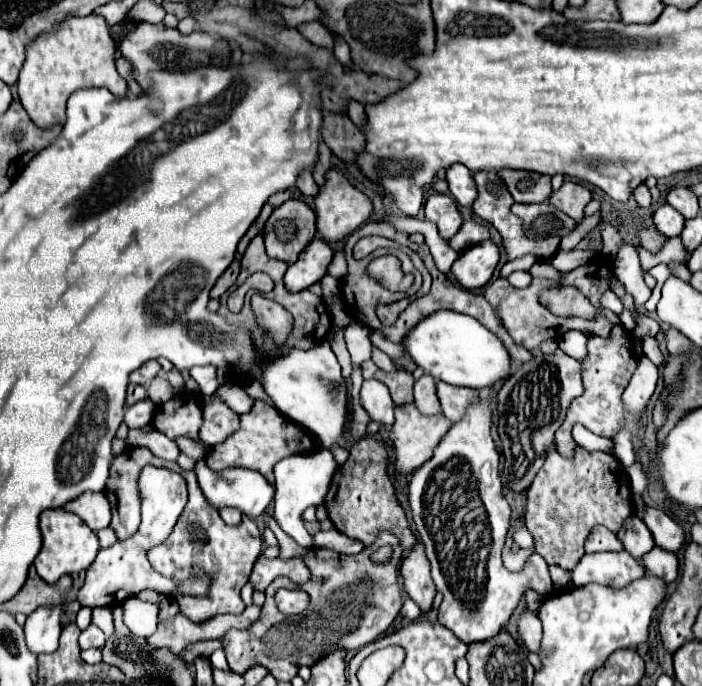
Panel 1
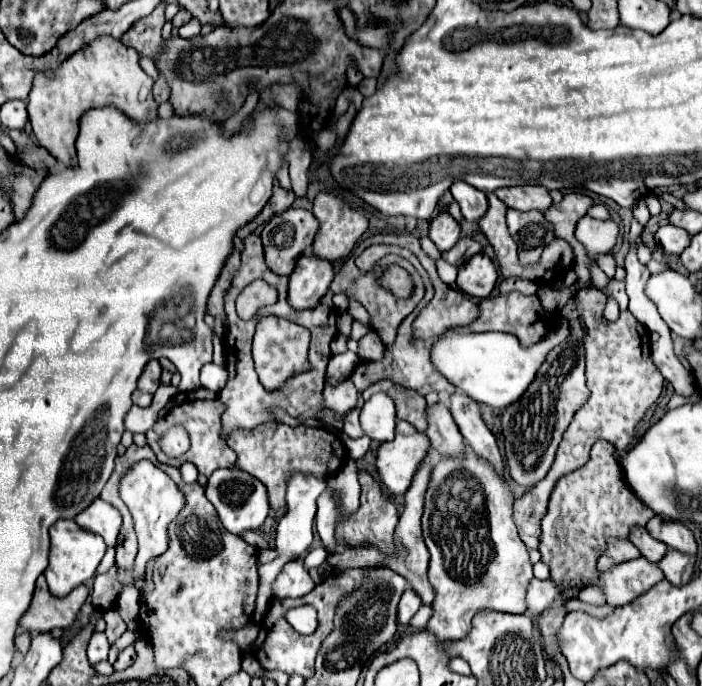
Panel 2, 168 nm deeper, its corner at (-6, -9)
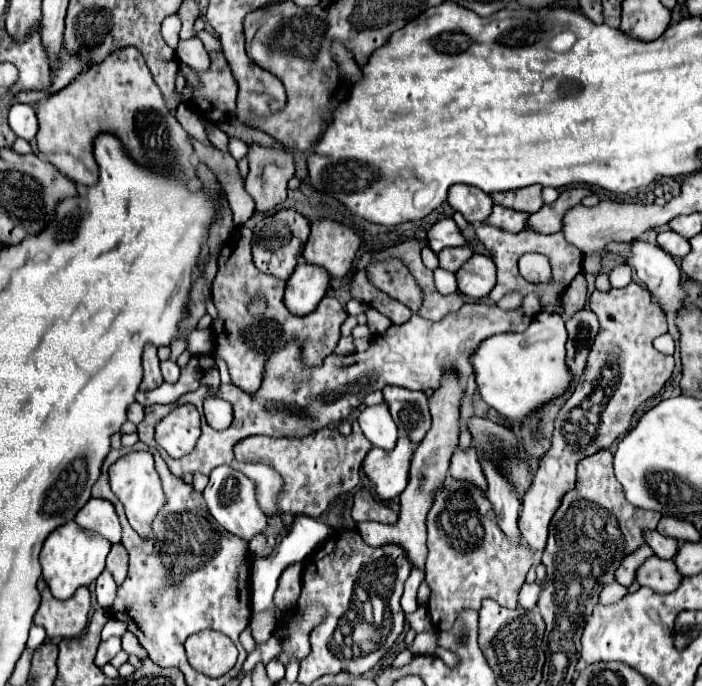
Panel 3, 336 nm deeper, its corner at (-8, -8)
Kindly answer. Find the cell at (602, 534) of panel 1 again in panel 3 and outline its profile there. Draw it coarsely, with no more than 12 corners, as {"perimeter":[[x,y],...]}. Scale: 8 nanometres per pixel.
{"perimeter":[[647,544],[637,552],[625,556],[615,580],[631,586],[639,568],[649,556],[653,556]]}

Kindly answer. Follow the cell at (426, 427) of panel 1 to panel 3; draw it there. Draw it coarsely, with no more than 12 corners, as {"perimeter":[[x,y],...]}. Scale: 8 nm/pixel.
{"perimeter":[[413,444],[371,448],[363,472],[381,500],[399,496],[409,478]]}

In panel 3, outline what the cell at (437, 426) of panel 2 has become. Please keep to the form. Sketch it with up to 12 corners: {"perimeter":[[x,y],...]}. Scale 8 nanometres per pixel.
{"perimeter":[[457,450],[451,476],[471,482],[483,492],[483,476],[477,450]]}

